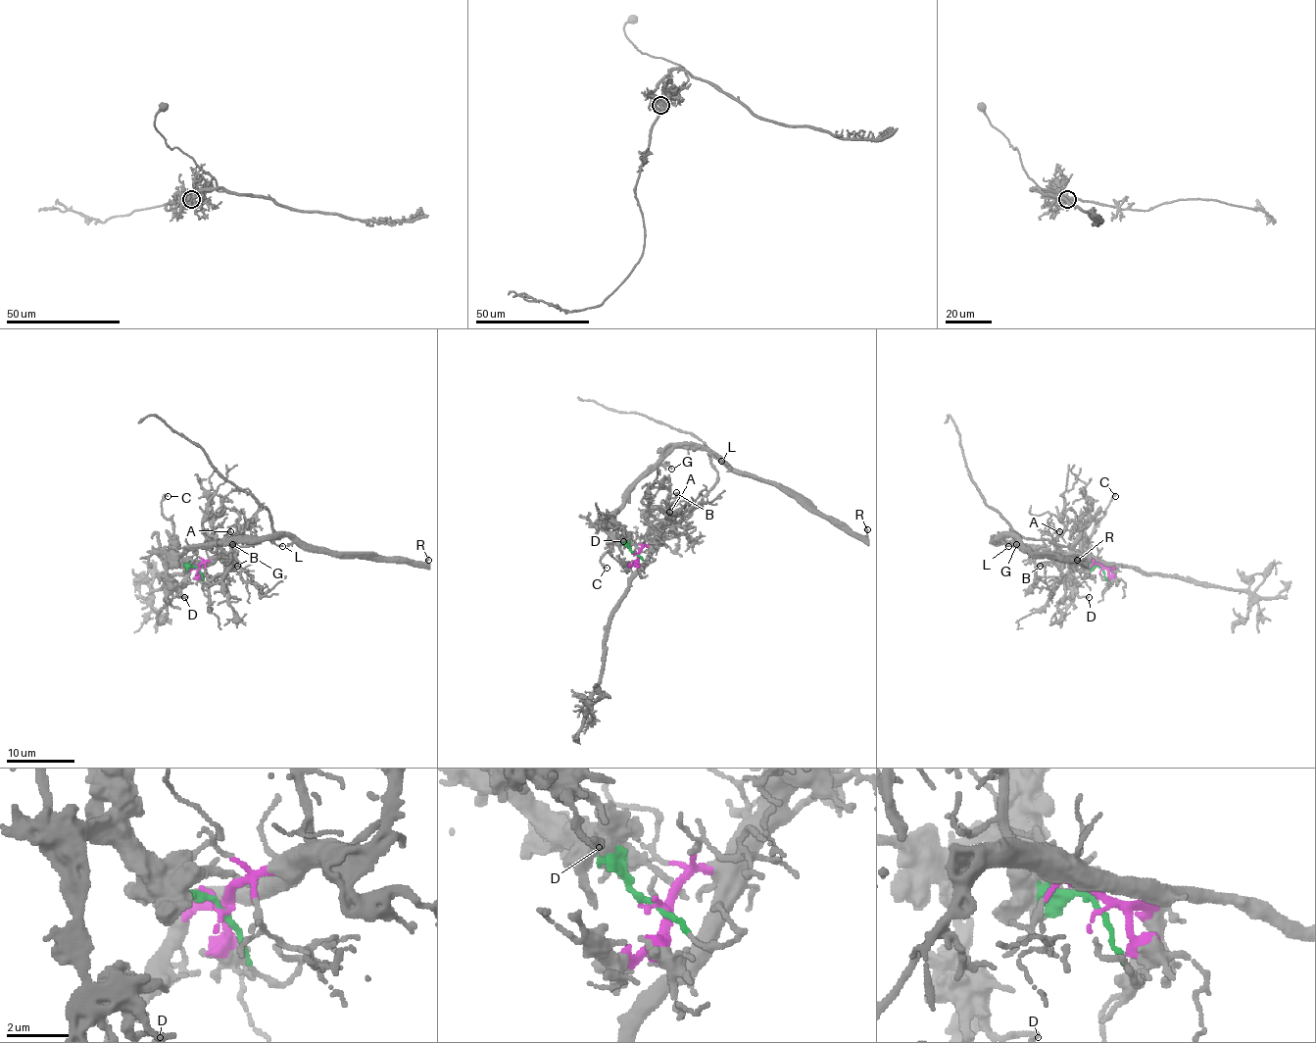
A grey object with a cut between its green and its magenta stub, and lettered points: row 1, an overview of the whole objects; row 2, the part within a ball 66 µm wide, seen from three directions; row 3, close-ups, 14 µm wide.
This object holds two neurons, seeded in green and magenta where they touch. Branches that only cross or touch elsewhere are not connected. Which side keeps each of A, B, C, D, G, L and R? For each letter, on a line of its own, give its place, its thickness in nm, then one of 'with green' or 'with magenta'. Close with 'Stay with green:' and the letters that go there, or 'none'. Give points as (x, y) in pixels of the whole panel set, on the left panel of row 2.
A: place (230, 531); calibre 120 nm; with magenta
B: place (237, 566); calibre 140 nm; with magenta
C: place (168, 496); calibre 160 nm; with green
D: place (184, 597); calibre 180 nm; with green
G: place (232, 544); calibre 110 nm; with green
L: place (282, 546); calibre 90 nm; with green
R: place (428, 560); calibre 150 nm; with green
Stay with green: C, D, G, L, R

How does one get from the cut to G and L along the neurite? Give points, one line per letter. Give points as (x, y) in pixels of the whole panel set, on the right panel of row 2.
G: (1100, 569), (1093, 565), (1082, 553), (1033, 550), (1012, 539), (1016, 545)
L: (1100, 569), (1093, 565), (1082, 553), (1053, 553), (996, 539), (1009, 546)

